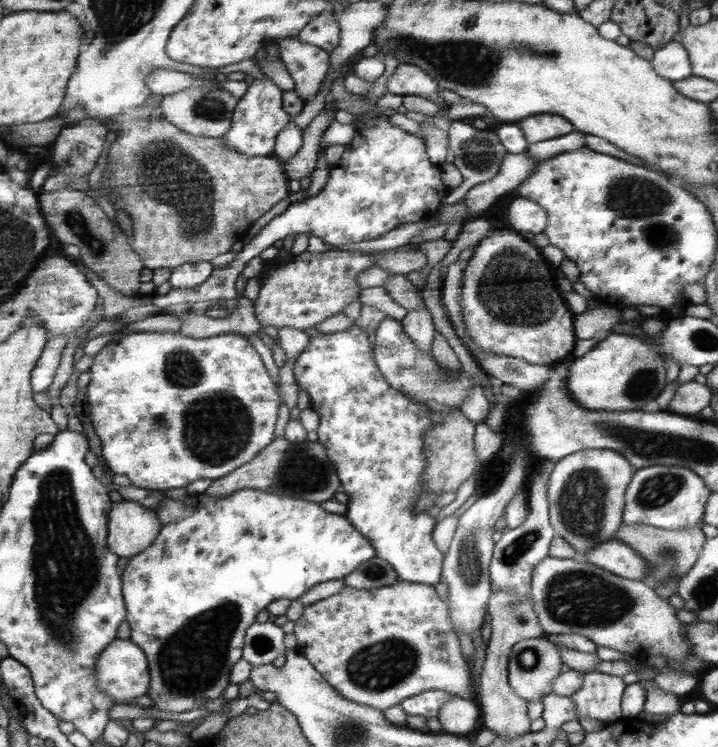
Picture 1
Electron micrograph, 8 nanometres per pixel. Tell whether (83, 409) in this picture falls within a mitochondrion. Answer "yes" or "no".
no

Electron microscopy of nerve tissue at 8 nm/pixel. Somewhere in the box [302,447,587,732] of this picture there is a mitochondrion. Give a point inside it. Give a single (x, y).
(378, 667)

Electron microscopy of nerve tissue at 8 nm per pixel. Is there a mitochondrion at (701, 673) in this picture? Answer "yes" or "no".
no

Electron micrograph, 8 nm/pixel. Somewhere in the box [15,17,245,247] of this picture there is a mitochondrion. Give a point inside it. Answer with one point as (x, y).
(166, 174)

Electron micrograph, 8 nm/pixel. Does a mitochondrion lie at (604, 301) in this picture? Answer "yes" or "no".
no

